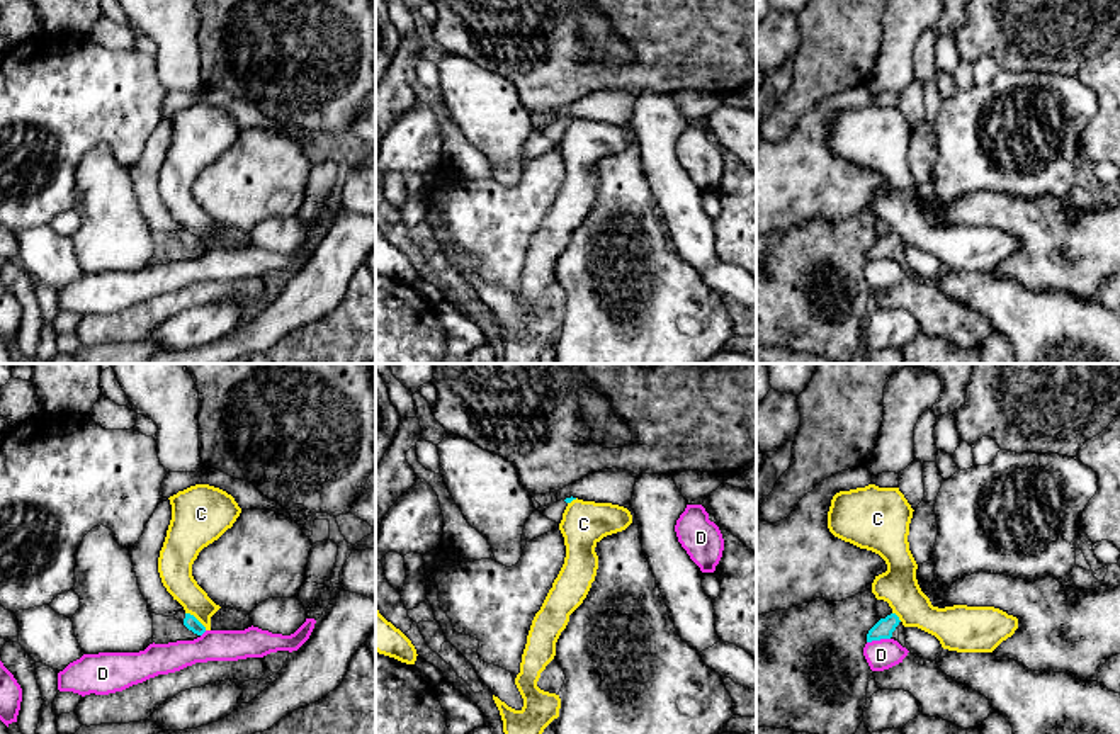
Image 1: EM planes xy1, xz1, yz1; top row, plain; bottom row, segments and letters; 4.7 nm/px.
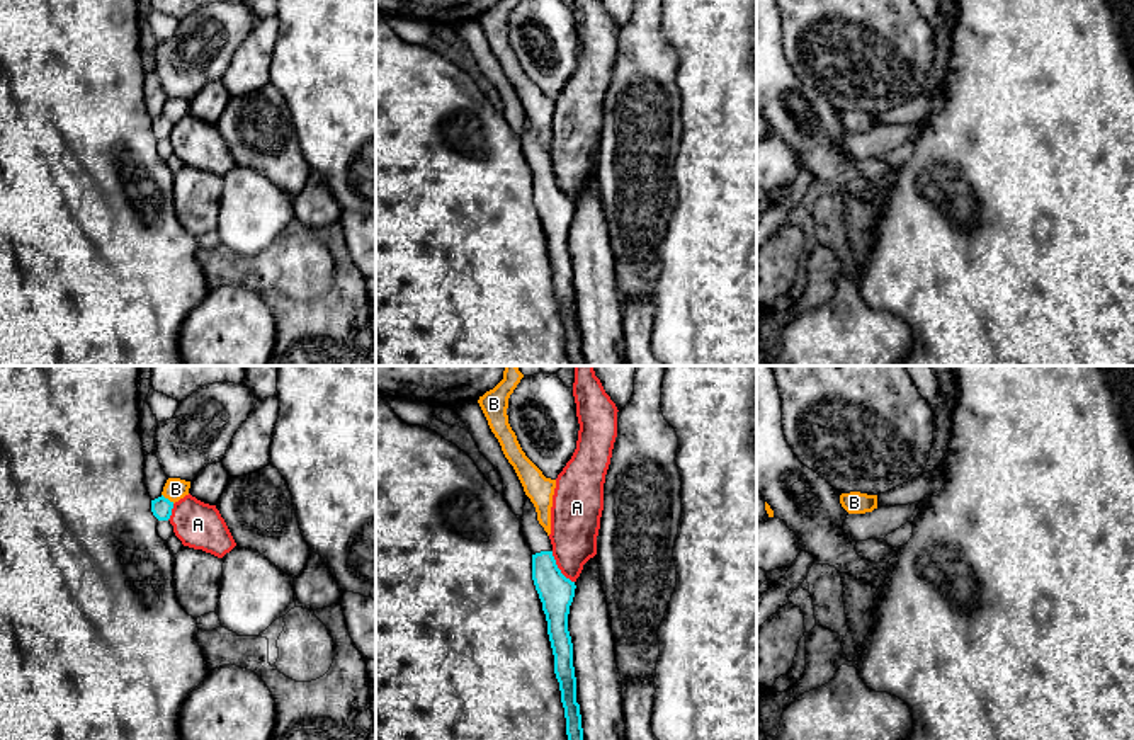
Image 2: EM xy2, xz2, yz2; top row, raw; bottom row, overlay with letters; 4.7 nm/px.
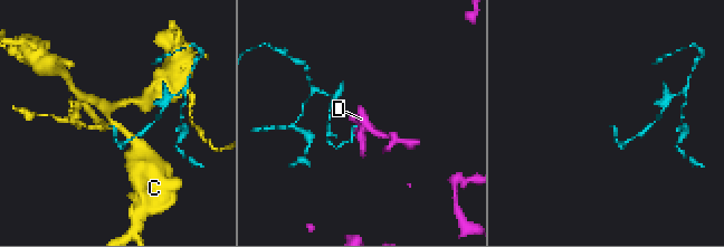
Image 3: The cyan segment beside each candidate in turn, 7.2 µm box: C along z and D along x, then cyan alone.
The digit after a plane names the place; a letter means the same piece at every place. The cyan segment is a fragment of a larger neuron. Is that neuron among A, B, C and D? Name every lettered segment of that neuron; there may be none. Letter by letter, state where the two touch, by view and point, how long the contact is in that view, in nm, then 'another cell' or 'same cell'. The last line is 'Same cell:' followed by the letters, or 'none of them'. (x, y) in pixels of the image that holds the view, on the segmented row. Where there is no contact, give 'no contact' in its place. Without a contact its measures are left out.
A: xz2 (558, 569) | 190 nm | another cell
B: xy2 (167, 499) | 80 nm | another cell
C: xy1 (196, 619) | 130 nm | another cell
D: yz1 (877, 639) | 110 nm | another cell
Same cell: none of them

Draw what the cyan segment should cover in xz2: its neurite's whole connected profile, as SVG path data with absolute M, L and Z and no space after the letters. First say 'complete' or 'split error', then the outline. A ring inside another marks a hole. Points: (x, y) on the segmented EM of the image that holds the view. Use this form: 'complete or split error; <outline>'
split error; M527 495L520 524L524 538L532 551L532 580L547 621L547 635L554 655L554 674L559 682L566 718L566 735L568 740L583 740L580 704L576 703L573 643L568 631L568 614L576 585L558 568L551 539L539 524L536 507Z

